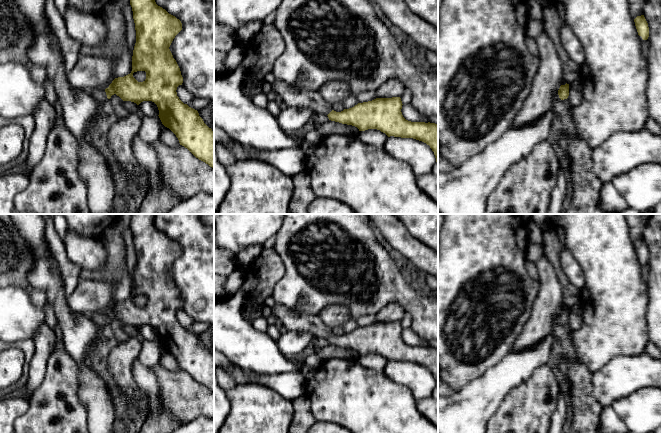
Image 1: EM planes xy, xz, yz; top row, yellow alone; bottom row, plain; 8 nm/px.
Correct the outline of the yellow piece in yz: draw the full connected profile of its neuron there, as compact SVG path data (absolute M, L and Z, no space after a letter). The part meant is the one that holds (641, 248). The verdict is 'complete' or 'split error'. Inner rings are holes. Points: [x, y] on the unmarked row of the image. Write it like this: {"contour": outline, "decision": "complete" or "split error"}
{"contour": "M644 239L637 240L634 246L638 259L641 260L643 264L647 264L649 261L649 251Z", "decision": "complete"}

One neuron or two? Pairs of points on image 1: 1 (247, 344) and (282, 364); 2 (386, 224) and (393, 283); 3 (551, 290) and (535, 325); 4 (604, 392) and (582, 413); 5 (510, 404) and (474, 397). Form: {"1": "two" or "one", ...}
{"1": "one", "2": "two", "3": "one", "4": "two", "5": "two"}

